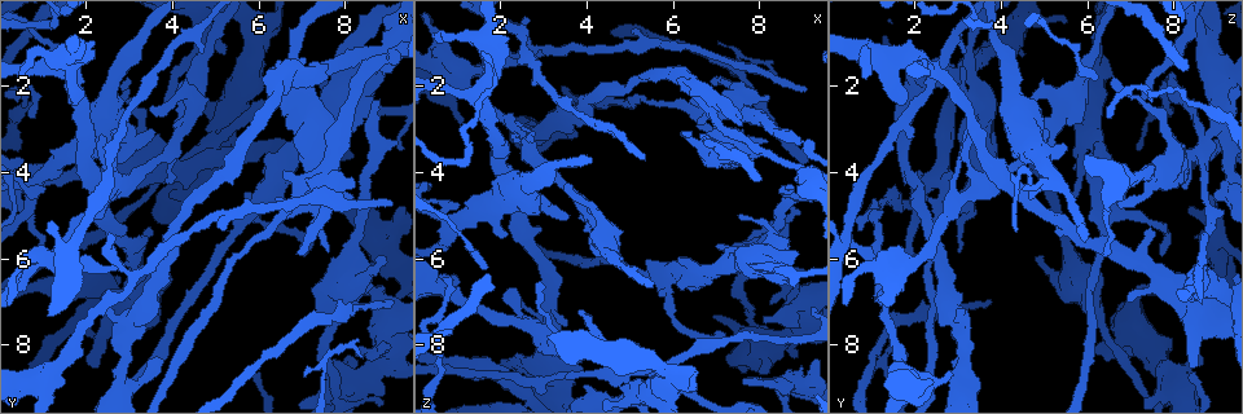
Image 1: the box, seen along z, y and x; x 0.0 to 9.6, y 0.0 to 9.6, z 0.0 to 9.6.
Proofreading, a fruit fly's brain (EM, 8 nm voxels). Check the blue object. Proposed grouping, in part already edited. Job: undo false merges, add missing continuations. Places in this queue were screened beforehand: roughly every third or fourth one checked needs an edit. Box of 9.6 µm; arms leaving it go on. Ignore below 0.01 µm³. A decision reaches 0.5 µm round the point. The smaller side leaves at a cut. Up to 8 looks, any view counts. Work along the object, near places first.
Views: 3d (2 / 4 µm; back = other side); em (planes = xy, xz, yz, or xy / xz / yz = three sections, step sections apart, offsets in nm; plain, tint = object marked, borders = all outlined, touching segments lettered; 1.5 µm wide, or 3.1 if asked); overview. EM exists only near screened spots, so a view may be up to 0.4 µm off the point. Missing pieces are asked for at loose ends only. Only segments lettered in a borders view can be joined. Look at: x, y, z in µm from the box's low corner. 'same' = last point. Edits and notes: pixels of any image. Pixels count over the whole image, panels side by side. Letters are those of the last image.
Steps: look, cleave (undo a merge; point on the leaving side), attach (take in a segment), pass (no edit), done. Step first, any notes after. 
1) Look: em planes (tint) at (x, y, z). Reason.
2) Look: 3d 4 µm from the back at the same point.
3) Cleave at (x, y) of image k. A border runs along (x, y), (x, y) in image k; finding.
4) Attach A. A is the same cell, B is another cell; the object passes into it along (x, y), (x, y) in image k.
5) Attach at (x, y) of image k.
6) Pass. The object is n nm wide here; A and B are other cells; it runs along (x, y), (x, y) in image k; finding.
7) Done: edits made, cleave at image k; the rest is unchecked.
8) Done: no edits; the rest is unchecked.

Look: em yz step 8 (borders) at (9.05, 4.65, 2.10). Branch stops here.

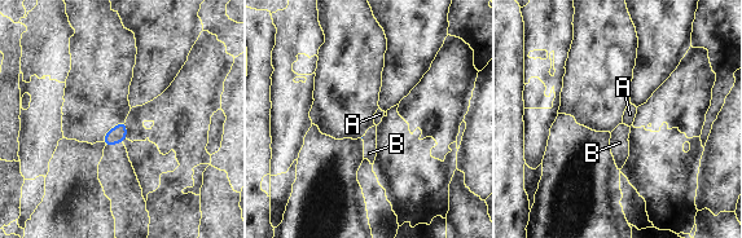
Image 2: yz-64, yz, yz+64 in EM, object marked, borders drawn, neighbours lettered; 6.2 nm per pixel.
Look: em planes (borders) at the same point.

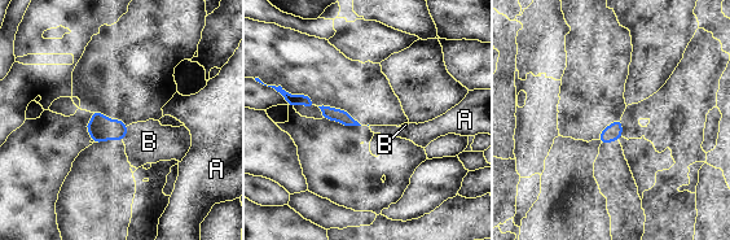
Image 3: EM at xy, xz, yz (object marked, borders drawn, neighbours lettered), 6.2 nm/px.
Attach B. B is the same cell, A is another cell; the object passes into it along (101, 127), (126, 132), (149, 142) in image 3; it goes on there.

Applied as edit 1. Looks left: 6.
Look: overview.

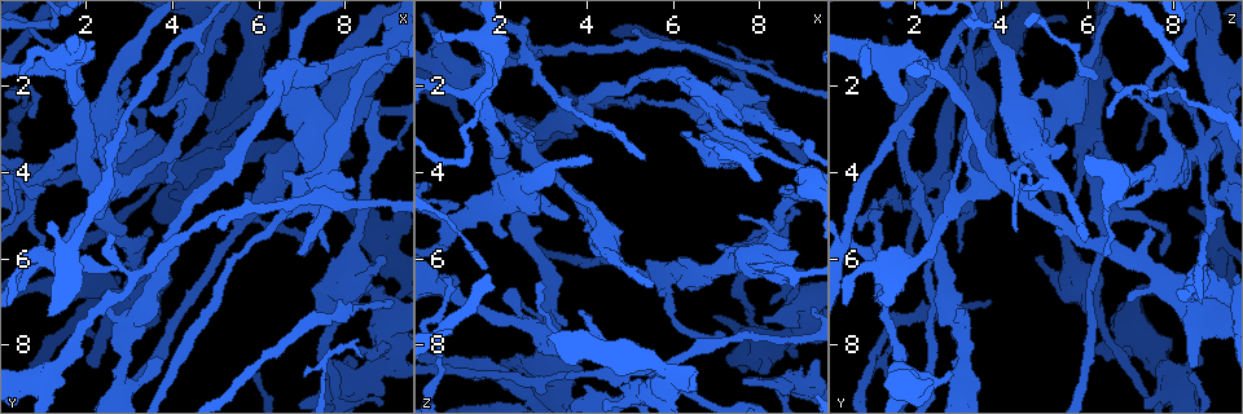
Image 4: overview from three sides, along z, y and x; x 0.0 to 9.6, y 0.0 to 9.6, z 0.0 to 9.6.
Look: em planes (plain) at (7.05, 5.95, 2.00). An open end.

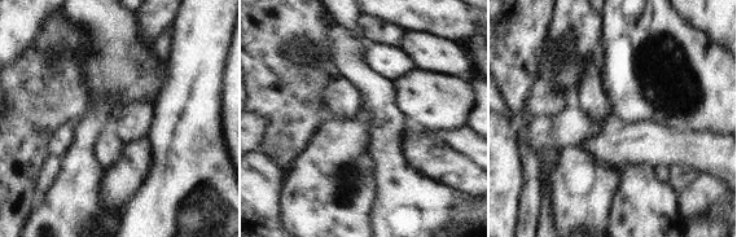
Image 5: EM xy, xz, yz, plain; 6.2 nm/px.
Look: em planes (borders) at the same point.

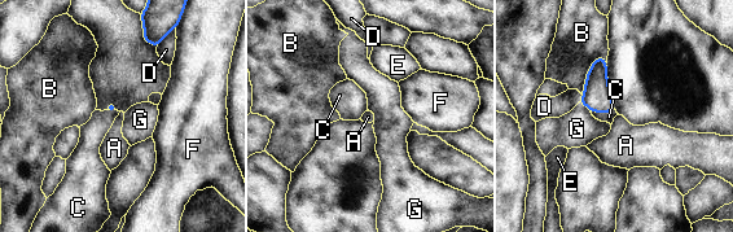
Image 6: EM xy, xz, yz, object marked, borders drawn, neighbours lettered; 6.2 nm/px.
Attach C. C is the same cell, A, B, D, E, F and G are other cells; the object passes into it along (597, 96), (602, 112), (609, 117) in image 6; the neuron continues.

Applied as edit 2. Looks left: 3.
Look: overview. See it whole again.

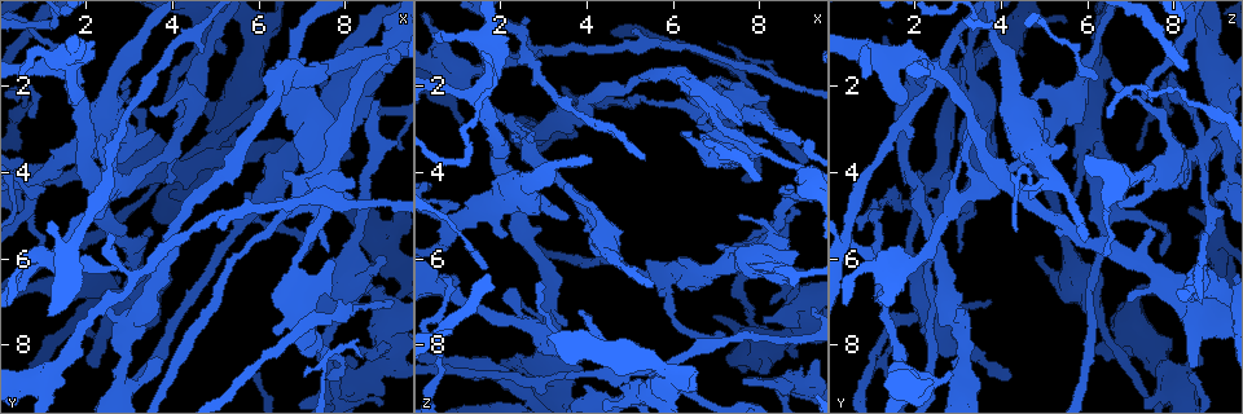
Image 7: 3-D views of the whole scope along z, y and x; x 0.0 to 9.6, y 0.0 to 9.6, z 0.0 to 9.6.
Look: 3d 2 µm at (0.80, 2.70, 6.50). An open end.

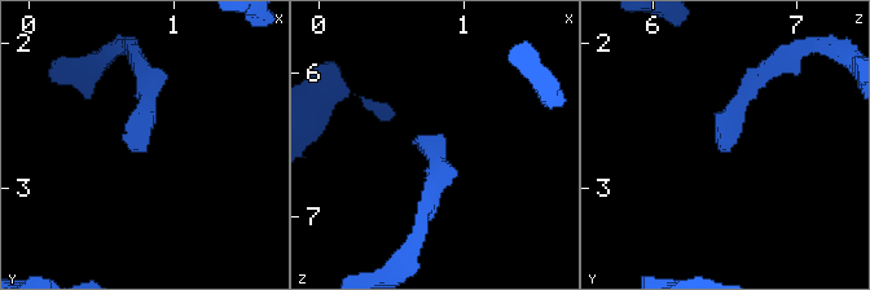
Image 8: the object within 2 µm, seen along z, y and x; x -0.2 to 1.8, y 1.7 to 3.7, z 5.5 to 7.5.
Look: em planes (borders) at (0.74, 2.70, 6.44). Need the tissue.

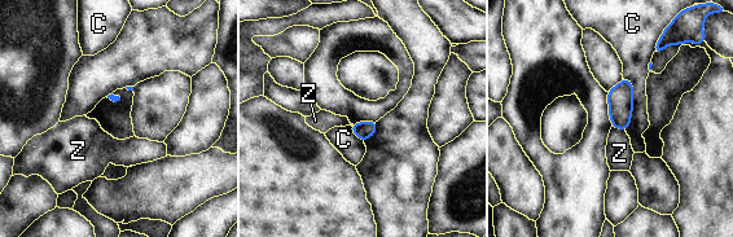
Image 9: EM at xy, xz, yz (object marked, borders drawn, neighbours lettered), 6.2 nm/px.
Pass. C and Z are other cells; a border runs along (613, 126), (624, 131) in image 9; none of them fits.

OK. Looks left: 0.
Done: edits made, attach at image 3, attach at image 6; the rest is unchecked.

